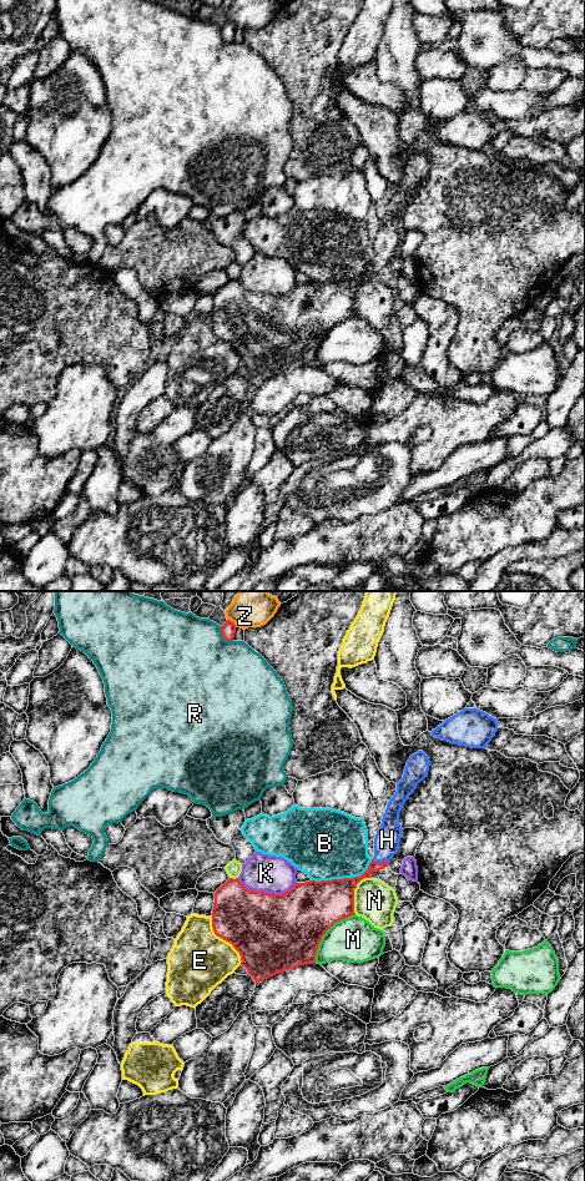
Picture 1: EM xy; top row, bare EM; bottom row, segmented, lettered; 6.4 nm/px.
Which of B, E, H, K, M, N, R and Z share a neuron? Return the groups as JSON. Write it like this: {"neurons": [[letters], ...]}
{"neurons": [["B"], ["E"], ["H"], ["K"], ["M"], ["N"], ["R"], ["Z"]]}

